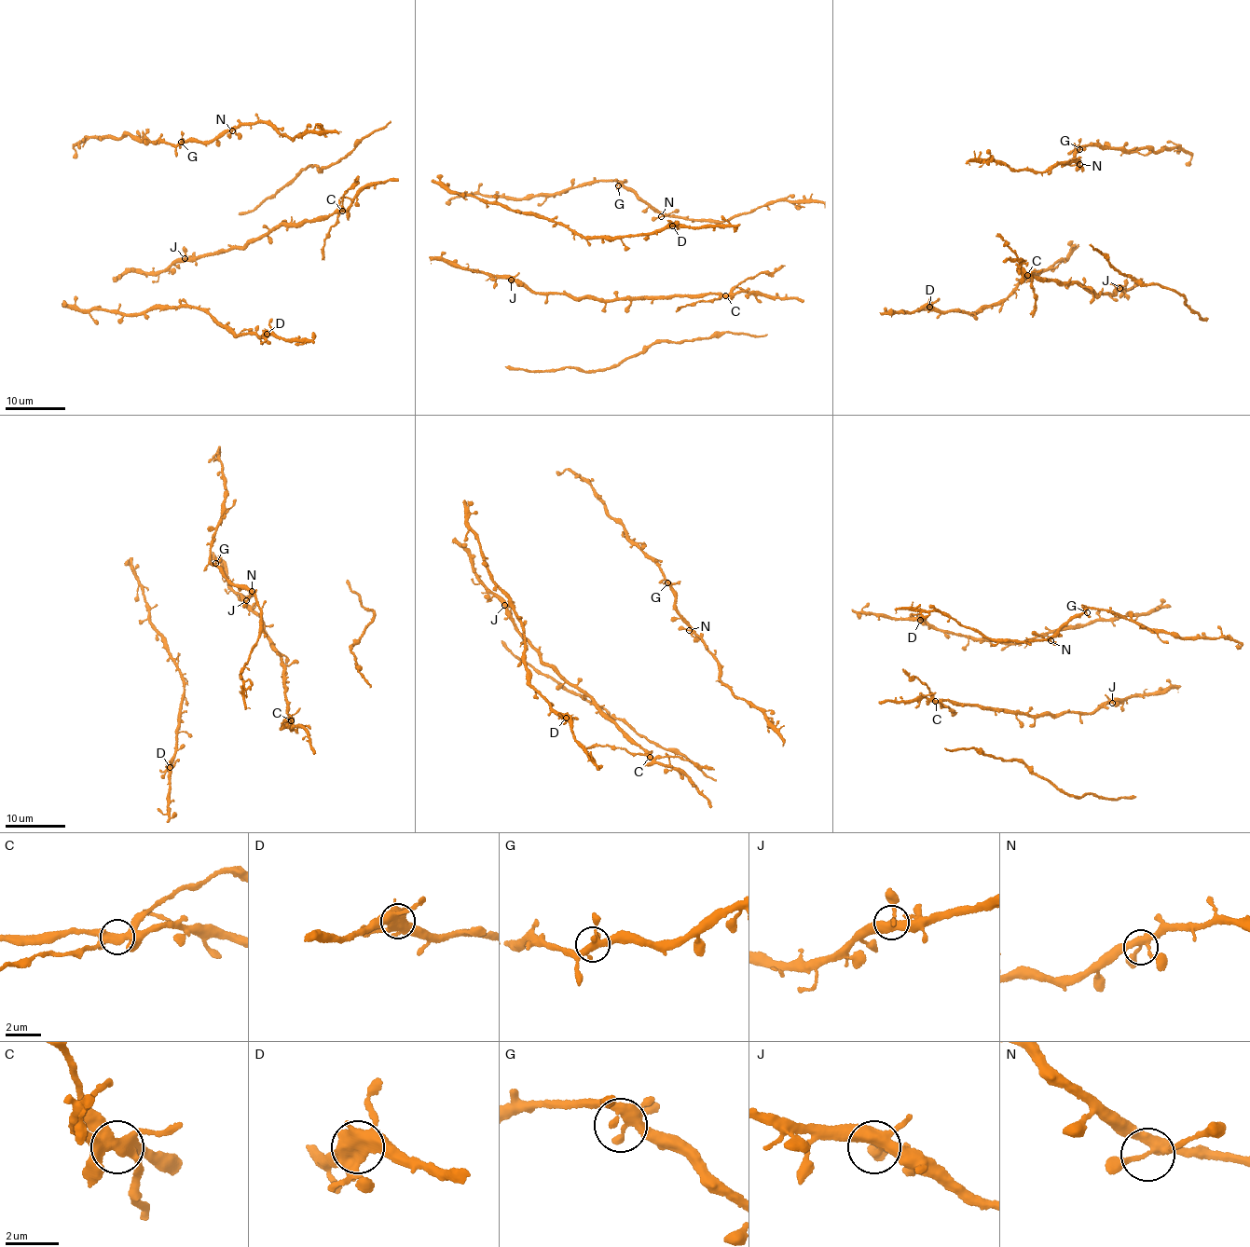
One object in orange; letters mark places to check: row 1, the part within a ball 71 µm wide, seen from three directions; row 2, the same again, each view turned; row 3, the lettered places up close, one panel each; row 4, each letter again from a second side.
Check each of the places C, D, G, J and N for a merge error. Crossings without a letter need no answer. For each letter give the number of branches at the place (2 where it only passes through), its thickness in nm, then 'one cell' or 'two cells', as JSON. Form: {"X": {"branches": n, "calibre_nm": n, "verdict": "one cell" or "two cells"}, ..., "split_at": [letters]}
{"C": {"branches": 5, "calibre_nm": 400, "verdict": "two cells"}, "D": {"branches": 6, "calibre_nm": 550, "verdict": "one cell"}, "G": {"branches": 5, "calibre_nm": 320, "verdict": "one cell"}, "J": {"branches": 4, "calibre_nm": 420, "verdict": "one cell"}, "N": {"branches": 4, "calibre_nm": 280, "verdict": "one cell"}, "split_at": ["C"]}

